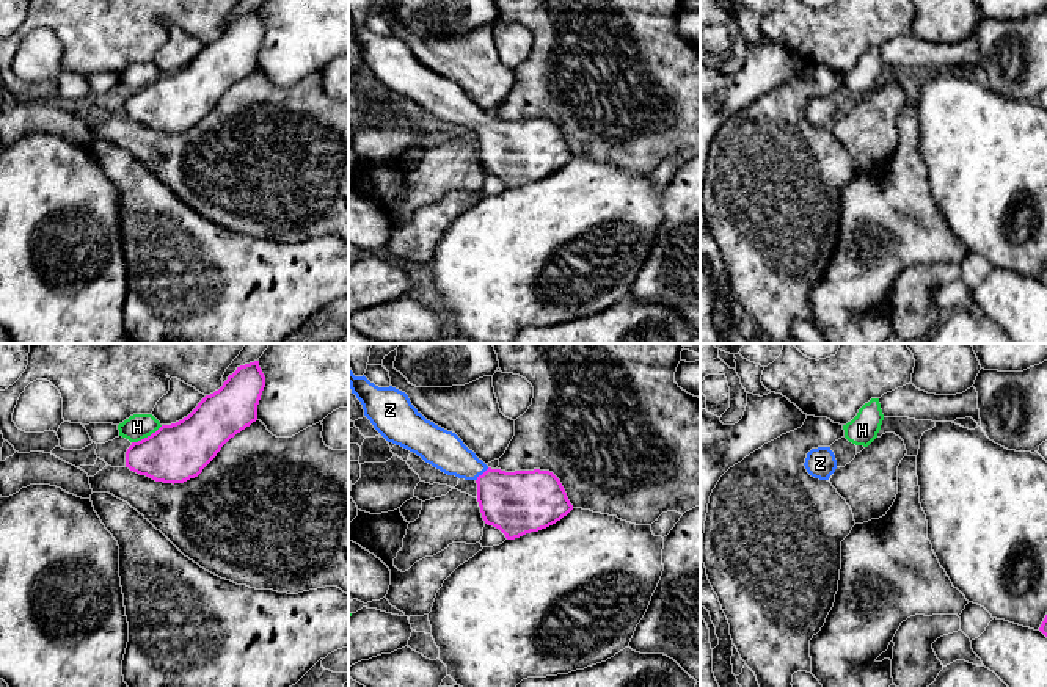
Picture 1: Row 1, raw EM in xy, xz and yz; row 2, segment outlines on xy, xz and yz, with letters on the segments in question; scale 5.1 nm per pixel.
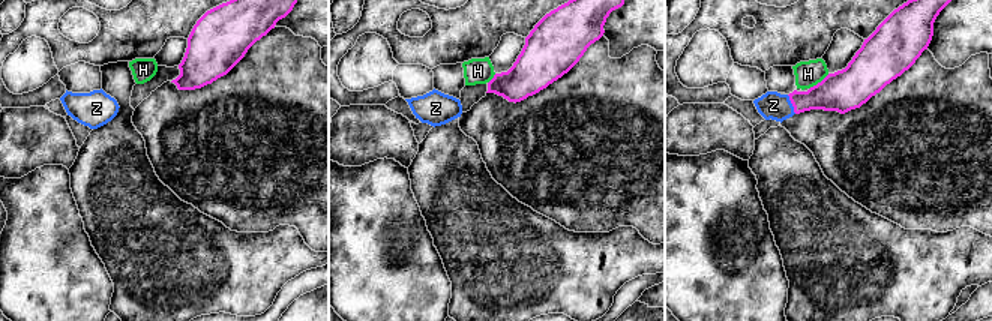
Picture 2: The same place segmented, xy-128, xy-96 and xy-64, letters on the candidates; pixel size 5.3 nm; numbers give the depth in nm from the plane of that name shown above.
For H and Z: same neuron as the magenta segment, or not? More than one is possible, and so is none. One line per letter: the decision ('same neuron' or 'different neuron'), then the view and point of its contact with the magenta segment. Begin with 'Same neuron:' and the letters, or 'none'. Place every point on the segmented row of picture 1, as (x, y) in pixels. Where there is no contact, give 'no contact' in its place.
Same neuron: Z
H: different neuron; contact xy (148, 436)
Z: same neuron; contact xz (482, 474)

